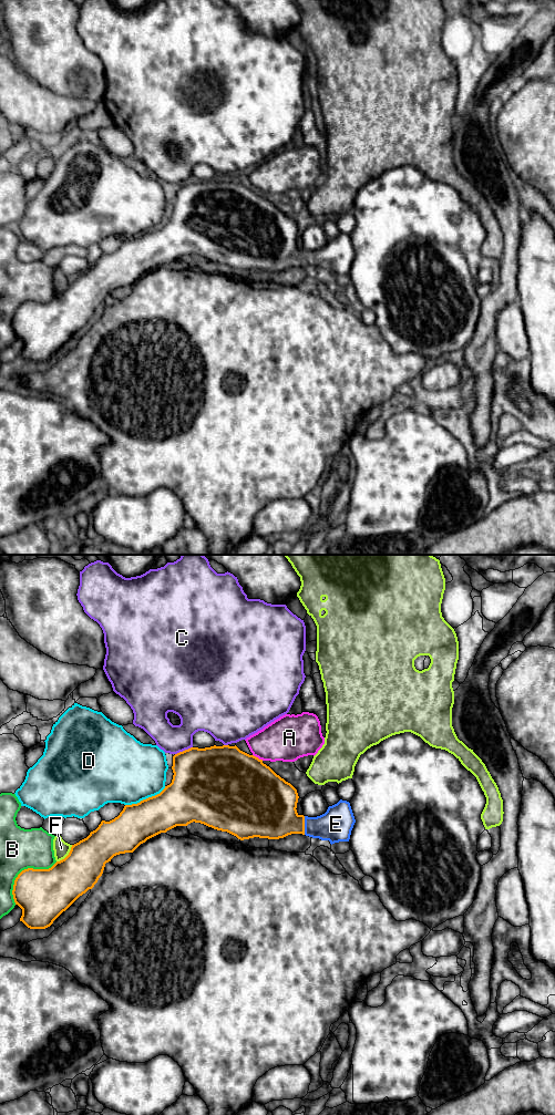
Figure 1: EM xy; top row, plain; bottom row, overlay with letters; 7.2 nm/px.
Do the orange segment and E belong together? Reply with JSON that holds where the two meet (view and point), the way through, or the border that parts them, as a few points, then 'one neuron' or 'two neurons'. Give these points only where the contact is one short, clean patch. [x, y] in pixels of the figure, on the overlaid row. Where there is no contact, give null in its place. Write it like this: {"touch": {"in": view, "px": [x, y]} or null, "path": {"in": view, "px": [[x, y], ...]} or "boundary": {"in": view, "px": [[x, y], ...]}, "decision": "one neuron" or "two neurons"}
{"touch": {"in": "xy", "px": [304, 825]}, "path": {"in": "xy", "px": [[271, 813], [278, 818], [304, 825], [336, 824]]}, "decision": "one neuron"}

